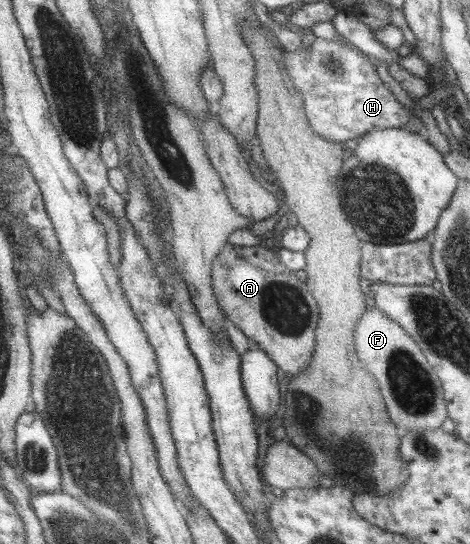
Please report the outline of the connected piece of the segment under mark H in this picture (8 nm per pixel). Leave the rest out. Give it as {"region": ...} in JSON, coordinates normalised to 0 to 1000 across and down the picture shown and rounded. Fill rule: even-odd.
{"region":[[[715,64],[706,75],[677,68],[662,68],[662,75],[660,90],[640,85],[623,96],[604,94],[602,114],[623,162],[643,180],[657,232],[683,254],[747,265],[785,239],[845,235],[870,219],[887,219],[813,154],[781,105],[751,83],[738,83],[726,66],[721,75]]]}

